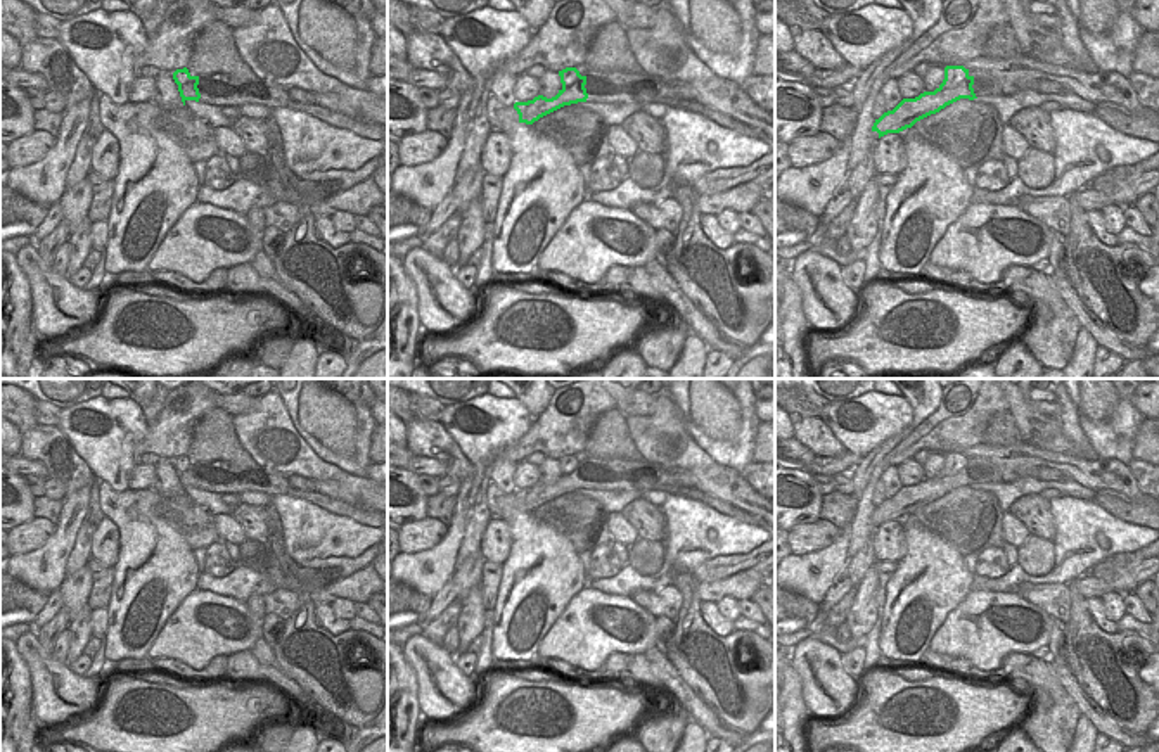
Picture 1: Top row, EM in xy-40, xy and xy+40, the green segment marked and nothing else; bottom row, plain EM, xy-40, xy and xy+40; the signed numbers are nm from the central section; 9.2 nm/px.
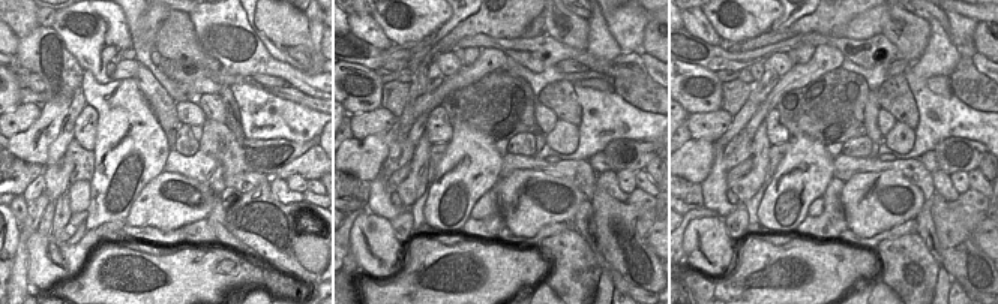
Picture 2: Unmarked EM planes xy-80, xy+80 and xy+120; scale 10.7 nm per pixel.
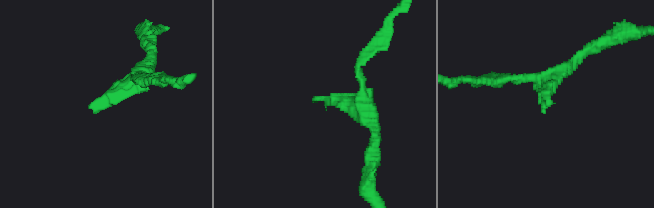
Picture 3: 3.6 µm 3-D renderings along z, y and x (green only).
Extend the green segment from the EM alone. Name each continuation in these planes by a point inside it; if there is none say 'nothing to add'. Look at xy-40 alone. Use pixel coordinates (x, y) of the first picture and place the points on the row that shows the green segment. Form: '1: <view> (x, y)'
nothing to add

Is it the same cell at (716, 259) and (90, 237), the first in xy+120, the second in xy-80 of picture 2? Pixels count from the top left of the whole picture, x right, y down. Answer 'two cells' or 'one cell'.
one cell

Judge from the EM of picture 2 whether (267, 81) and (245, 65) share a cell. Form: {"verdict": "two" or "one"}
{"verdict": "two"}

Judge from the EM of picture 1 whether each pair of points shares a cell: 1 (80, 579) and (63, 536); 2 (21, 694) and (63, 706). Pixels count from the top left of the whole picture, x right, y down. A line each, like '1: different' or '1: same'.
1: different
2: different

